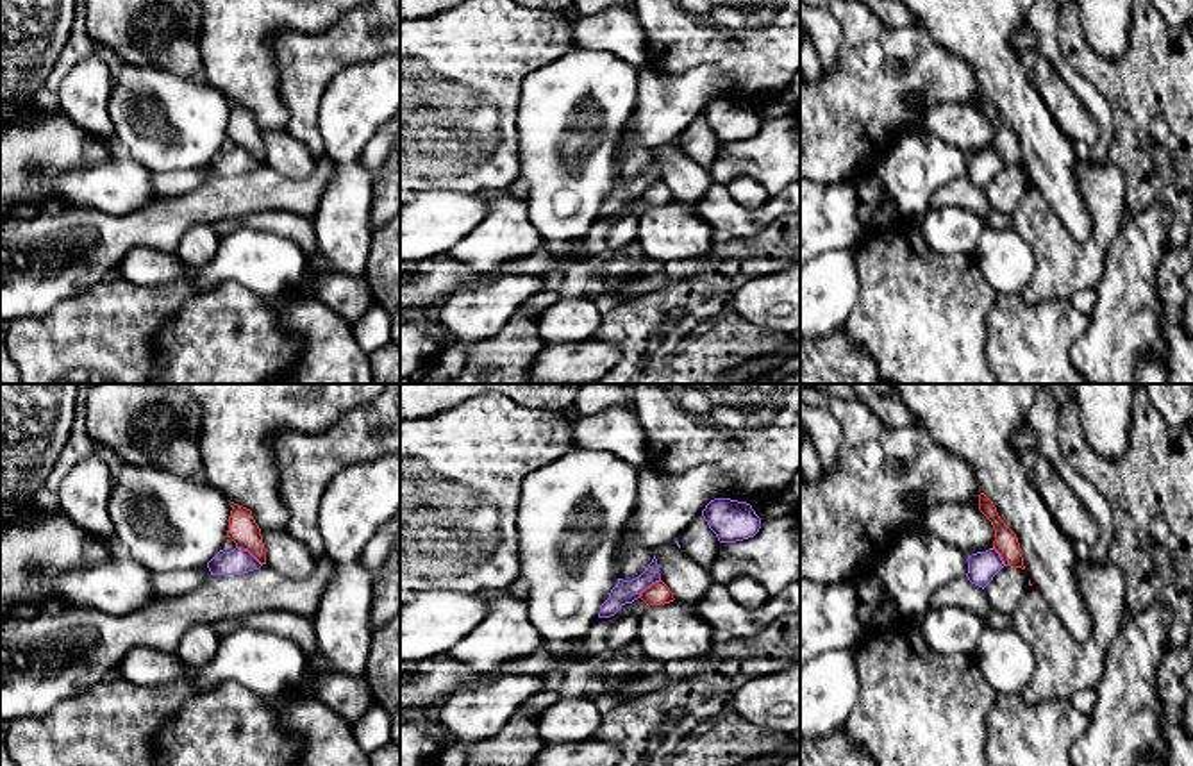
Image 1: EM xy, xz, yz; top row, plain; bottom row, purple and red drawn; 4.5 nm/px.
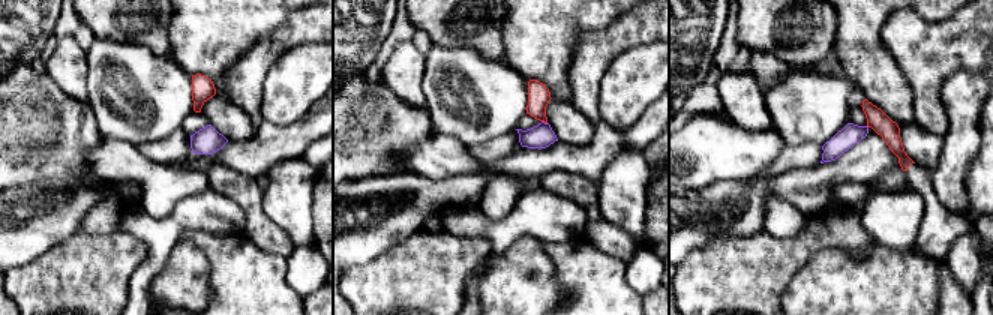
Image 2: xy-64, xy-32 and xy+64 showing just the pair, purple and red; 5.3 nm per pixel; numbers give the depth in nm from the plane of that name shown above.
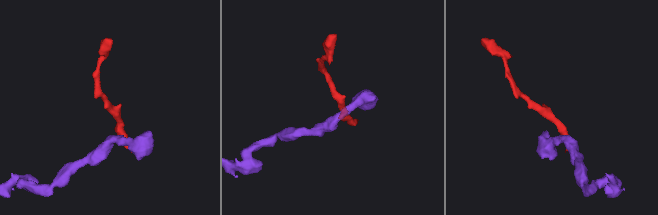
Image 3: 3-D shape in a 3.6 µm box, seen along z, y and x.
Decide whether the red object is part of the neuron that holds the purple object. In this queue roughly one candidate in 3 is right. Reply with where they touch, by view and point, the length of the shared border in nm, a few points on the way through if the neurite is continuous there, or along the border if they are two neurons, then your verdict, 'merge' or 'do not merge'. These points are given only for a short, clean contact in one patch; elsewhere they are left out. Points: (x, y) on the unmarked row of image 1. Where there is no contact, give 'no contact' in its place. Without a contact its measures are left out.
xy (249, 152) | 150 nm | along xy (236, 145), (245, 149), (261, 165) | do not merge

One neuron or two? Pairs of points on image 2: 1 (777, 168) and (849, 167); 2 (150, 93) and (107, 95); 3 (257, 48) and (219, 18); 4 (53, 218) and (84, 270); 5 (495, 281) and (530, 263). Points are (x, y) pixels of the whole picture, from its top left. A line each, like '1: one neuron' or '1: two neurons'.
1: two neurons
2: one neuron
3: two neurons
4: two neurons
5: one neuron

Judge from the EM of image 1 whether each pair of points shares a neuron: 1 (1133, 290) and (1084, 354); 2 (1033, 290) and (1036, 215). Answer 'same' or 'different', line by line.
1: same
2: same

